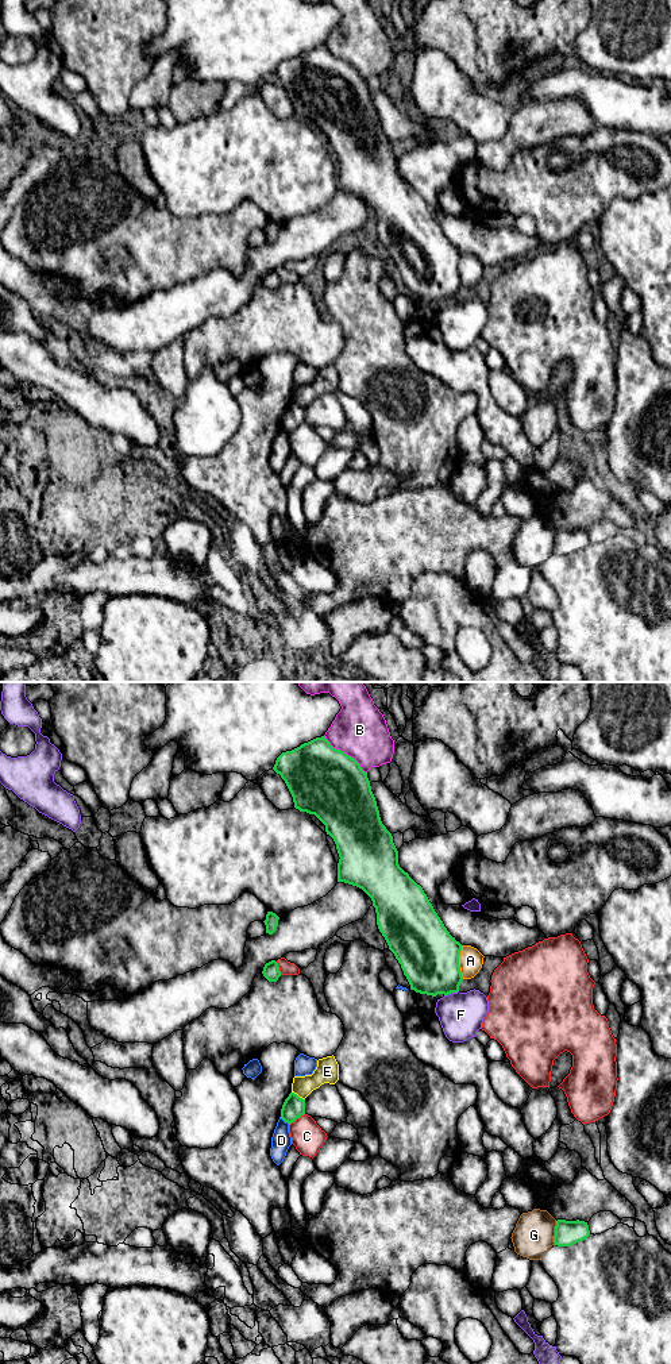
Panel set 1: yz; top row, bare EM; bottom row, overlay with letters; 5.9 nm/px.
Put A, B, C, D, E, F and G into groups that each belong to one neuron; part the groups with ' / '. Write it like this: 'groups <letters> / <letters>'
groups A / B / C / D / E / F / G

